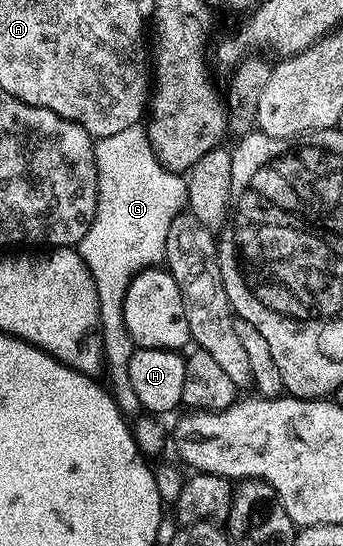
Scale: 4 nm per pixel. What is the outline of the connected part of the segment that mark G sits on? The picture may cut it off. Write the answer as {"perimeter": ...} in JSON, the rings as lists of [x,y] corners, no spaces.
{"perimeter":[[[142,123],[127,127],[117,135],[97,138],[94,142],[94,158],[98,176],[96,215],[88,227],[88,235],[84,235],[84,239],[76,248],[96,283],[96,295],[100,299],[102,355],[105,376],[110,376],[110,395],[123,417],[133,419],[137,413],[143,412],[143,408],[140,399],[136,397],[135,388],[132,387],[131,376],[128,375],[128,363],[131,362],[136,346],[132,335],[128,335],[128,327],[124,323],[124,295],[137,273],[141,273],[143,269],[161,266],[165,262],[168,227],[174,216],[183,212],[186,205],[186,183],[175,170],[166,169],[158,162],[150,146],[146,126]]]}

